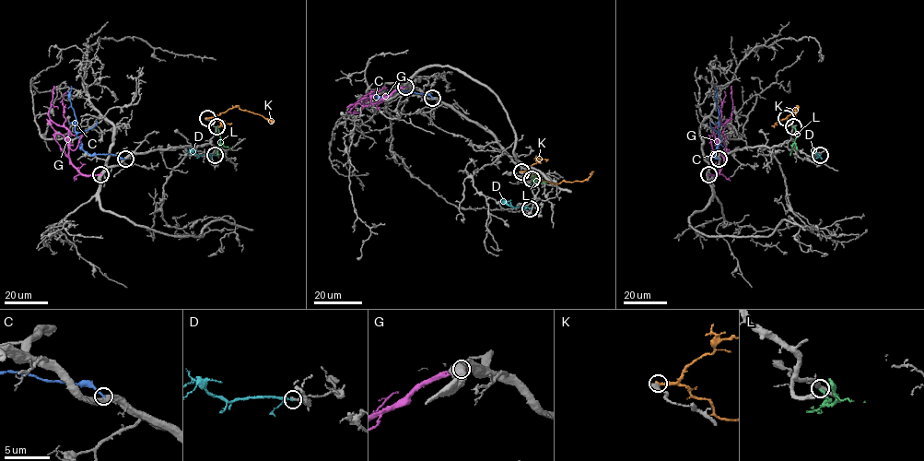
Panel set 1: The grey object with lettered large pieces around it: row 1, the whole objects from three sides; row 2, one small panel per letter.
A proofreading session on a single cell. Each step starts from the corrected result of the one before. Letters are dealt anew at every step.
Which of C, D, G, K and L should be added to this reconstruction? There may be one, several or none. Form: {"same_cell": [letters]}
{"same_cell": ["D"]}

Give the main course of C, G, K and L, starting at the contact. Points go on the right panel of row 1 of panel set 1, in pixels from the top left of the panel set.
C: (719, 159), (712, 155), (720, 139), (715, 86)
G: (708, 174), (716, 175), (724, 162), (713, 131), (731, 116), (732, 86)
K: (786, 118), (794, 112), (797, 106), (795, 117), (786, 121)
L: (793, 126), (797, 136), (789, 155)

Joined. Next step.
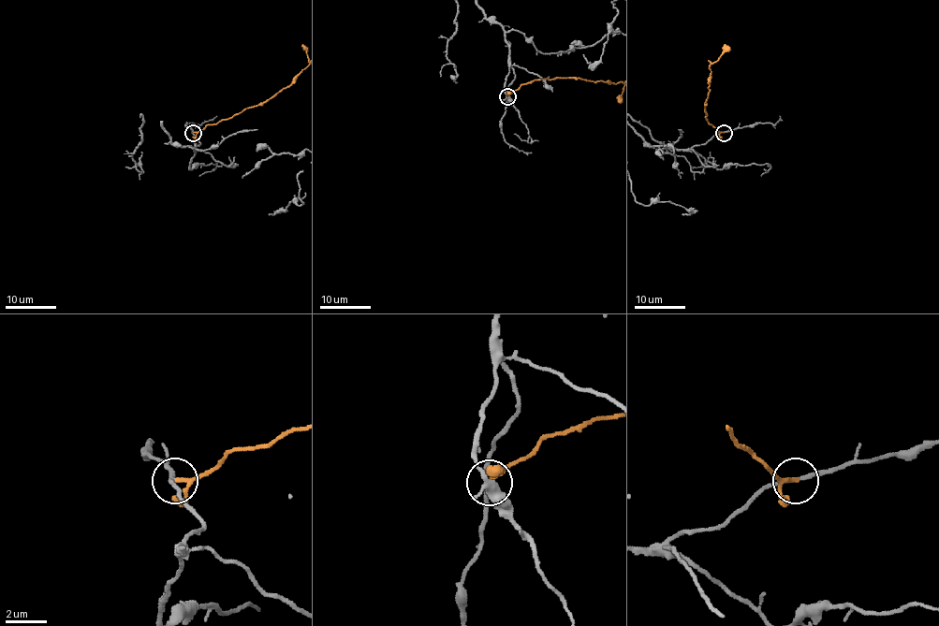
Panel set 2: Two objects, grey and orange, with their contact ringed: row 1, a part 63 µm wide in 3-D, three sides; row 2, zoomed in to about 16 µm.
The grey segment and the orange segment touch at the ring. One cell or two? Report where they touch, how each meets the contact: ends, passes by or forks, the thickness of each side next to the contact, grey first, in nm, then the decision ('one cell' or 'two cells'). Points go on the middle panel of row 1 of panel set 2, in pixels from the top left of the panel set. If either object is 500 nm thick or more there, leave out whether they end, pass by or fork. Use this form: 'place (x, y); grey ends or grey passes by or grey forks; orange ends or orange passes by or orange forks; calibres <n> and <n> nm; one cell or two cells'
place (507, 96); grey passes by; orange passes by; calibres 200 and 150 nm; two cells

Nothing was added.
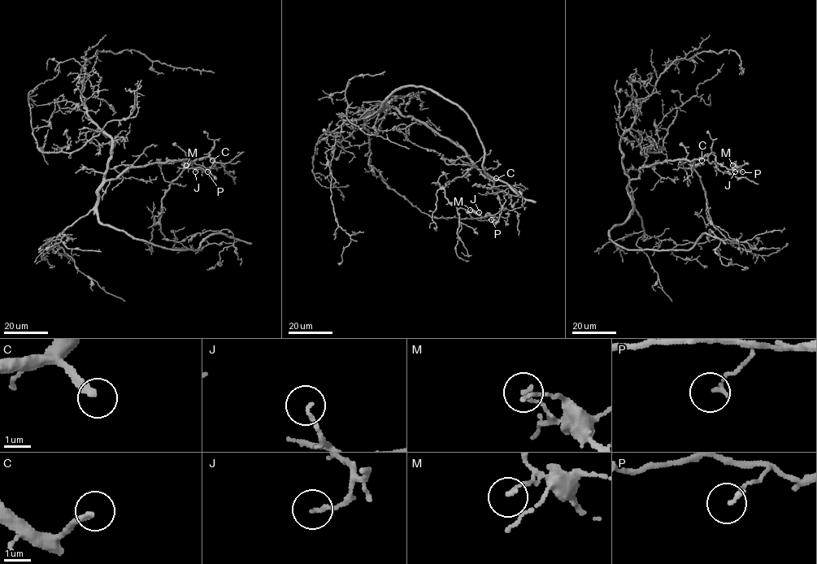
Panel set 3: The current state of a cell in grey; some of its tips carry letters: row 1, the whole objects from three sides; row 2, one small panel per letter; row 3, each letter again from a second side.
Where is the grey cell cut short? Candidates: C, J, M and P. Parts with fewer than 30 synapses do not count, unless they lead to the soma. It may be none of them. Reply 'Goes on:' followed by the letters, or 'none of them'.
Goes on: C

